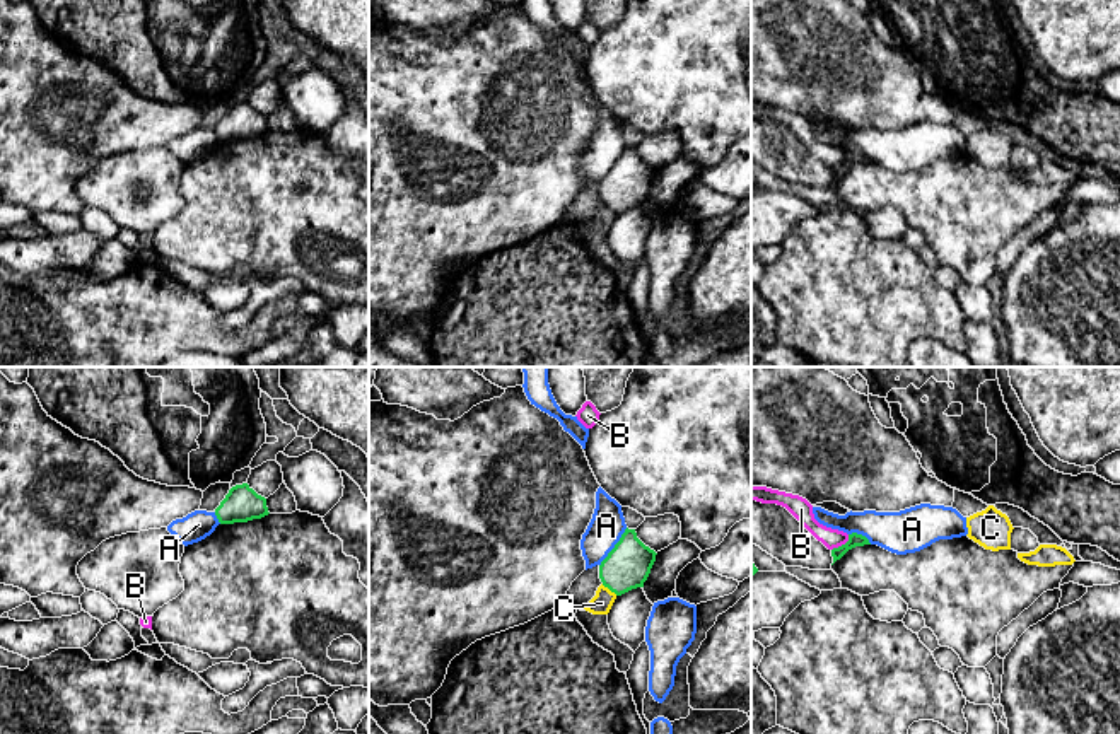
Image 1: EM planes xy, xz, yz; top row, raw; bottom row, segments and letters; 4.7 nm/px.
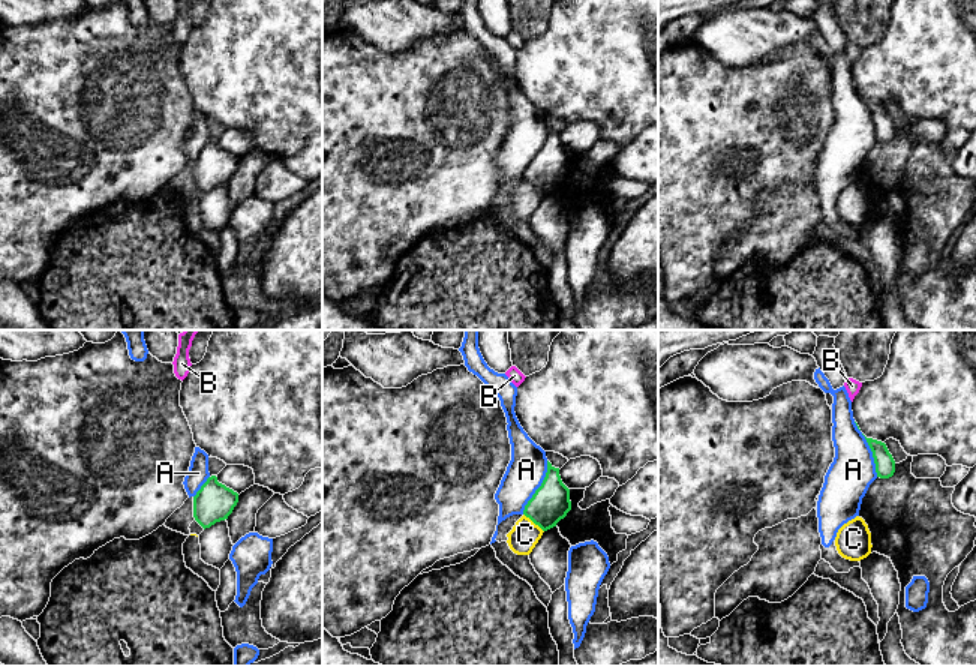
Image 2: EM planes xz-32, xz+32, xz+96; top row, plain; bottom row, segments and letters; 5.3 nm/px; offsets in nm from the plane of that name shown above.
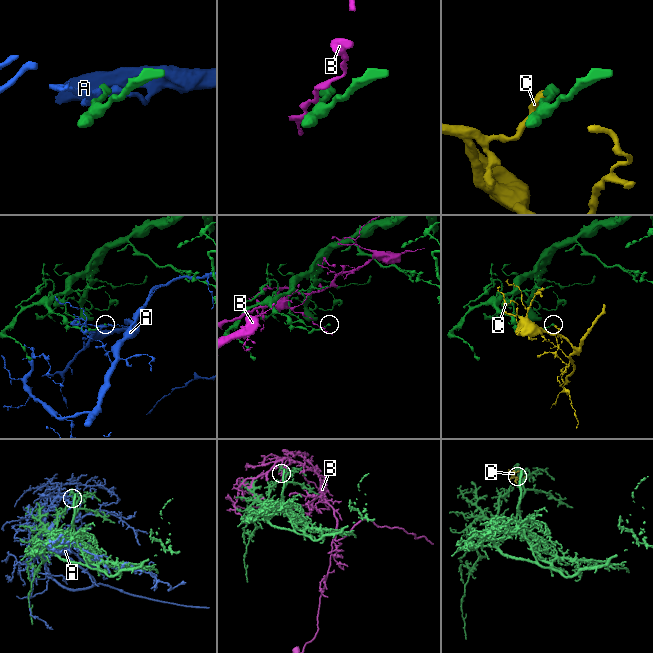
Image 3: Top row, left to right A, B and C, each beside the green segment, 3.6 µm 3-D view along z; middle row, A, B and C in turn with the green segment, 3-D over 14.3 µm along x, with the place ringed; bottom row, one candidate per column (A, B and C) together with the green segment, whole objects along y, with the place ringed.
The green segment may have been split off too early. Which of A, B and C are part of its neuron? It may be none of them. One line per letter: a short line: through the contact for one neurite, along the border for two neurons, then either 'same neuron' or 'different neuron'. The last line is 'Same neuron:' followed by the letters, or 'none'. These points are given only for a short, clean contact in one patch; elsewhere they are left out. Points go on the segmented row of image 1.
A: different neuron
B: different neuron
C: line xz (601, 584), (617, 594); different neuron
Same neuron: none

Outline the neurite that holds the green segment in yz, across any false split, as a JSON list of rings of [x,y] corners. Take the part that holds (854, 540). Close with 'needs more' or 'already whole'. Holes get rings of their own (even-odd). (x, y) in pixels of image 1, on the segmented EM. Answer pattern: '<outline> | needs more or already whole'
[[[857,533],[849,534],[849,541],[845,545],[831,550],[833,563],[840,560],[849,550],[855,546],[864,546],[864,545],[871,545],[866,536]]] | already whole

